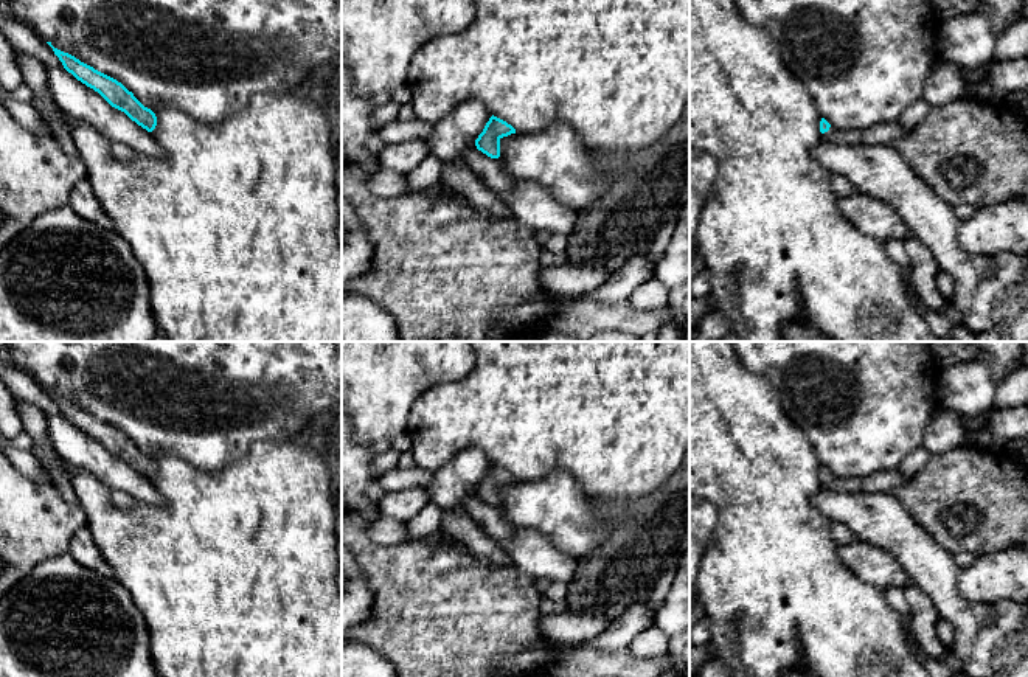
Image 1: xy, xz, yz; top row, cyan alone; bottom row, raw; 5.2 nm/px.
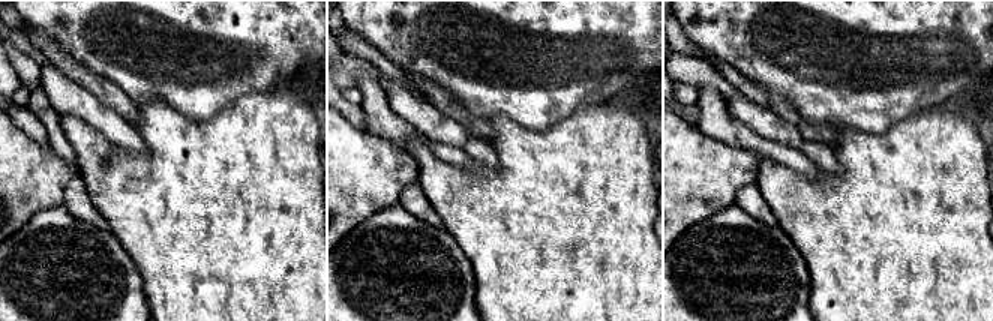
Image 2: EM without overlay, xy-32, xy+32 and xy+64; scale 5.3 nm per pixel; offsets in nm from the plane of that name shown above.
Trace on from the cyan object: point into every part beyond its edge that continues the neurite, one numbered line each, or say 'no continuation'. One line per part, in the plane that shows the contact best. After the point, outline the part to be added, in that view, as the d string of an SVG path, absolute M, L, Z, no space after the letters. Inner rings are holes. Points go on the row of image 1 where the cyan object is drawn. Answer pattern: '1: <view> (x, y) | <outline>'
1: yz (833, 135) | M832 126L821 137L829 143L857 144L862 141L859 130L840 130Z

